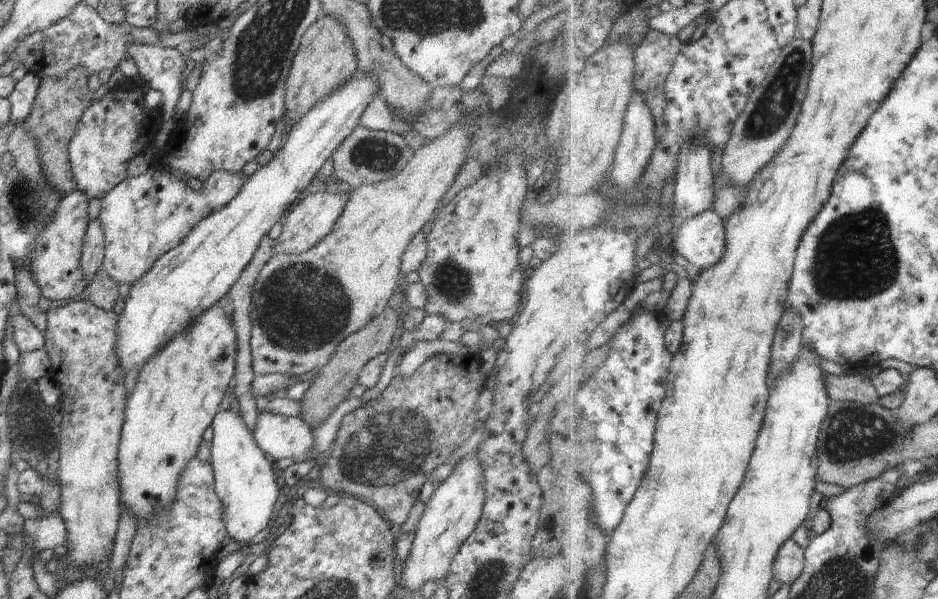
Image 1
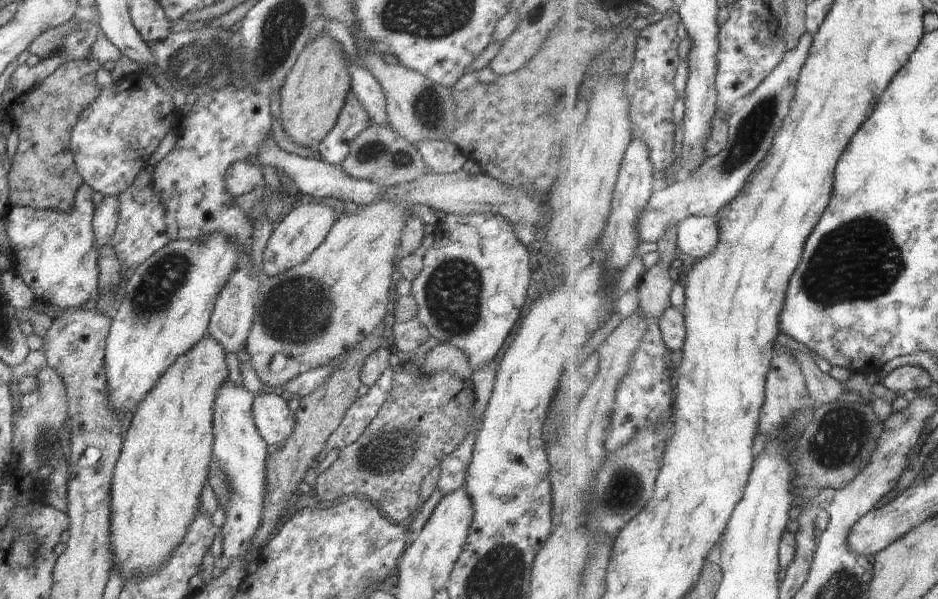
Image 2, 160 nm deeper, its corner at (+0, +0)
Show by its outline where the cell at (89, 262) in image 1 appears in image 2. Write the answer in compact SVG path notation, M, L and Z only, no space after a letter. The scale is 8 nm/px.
M106 195L94 209L92 226L98 248L112 240L119 221L118 211L117 195Z

